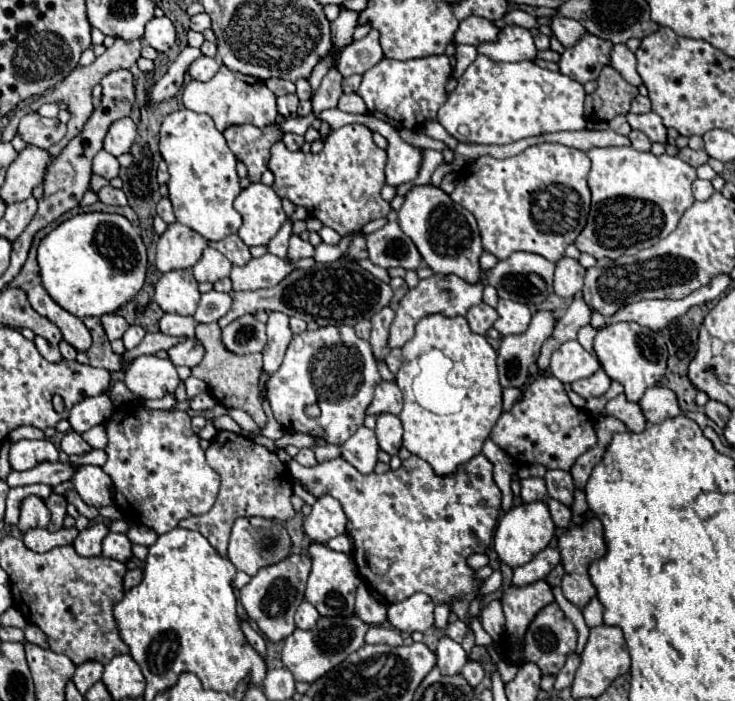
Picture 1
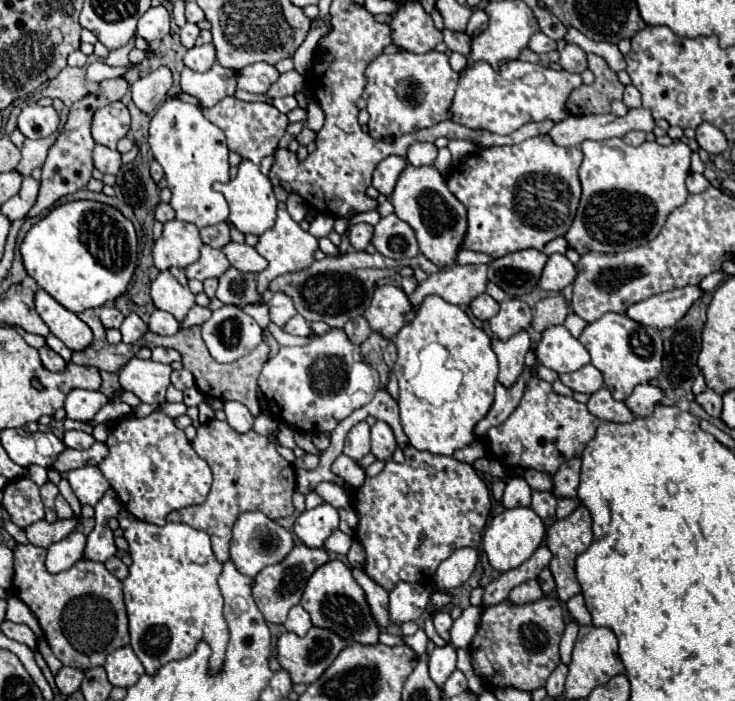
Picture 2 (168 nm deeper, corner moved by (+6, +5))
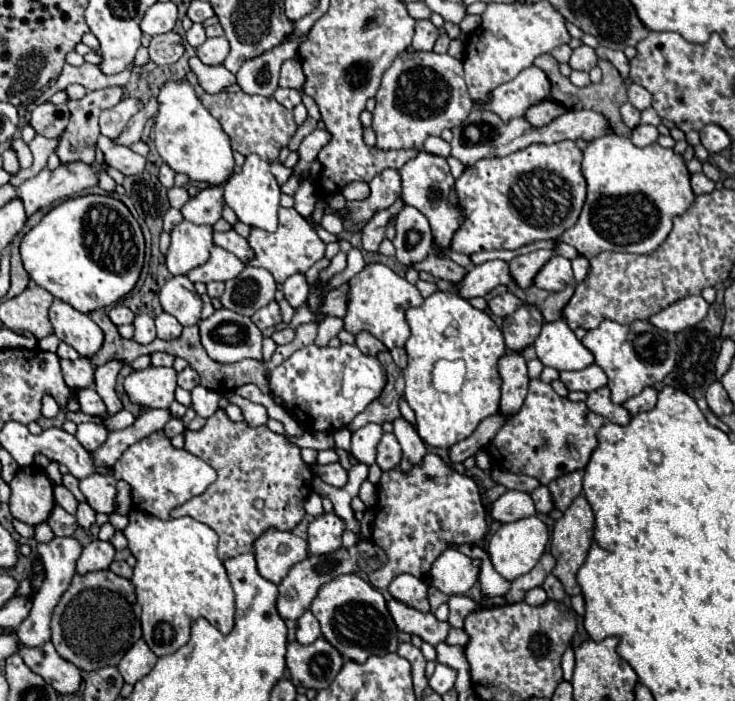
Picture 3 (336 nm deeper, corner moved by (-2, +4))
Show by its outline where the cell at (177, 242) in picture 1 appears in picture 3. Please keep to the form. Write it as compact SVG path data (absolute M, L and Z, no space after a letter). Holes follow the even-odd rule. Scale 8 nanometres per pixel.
M183 220L171 232L171 244L165 254L167 270L173 276L187 274L189 270L193 270L209 260L211 248L213 248L211 226L195 226L191 222Z

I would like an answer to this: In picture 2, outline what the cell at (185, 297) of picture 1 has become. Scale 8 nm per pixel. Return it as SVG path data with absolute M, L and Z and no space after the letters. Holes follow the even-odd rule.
M161 271L151 283L151 299L157 309L171 313L179 323L195 305L195 295L189 291L189 287L179 285L169 271Z

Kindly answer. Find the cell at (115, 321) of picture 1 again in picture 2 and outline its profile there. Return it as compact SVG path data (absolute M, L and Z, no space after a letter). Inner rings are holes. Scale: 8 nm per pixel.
M101 307L97 313L99 313L99 319L105 325L105 329L111 329L111 327L117 329L121 325L121 321L125 319L123 313L119 309L115 309L115 307Z

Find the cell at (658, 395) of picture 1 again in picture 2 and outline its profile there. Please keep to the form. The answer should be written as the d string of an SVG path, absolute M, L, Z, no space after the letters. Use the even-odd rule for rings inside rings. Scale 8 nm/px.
M643 383L643 385L637 385L633 389L633 393L623 401L629 411L633 415L639 415L639 417L649 417L655 409L655 403L663 401L663 391L655 385L649 385L649 383Z

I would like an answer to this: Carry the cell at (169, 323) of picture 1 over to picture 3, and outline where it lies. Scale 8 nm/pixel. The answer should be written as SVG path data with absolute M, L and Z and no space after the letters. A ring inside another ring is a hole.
M163 312L155 318L155 324L157 324L157 338L161 340L173 340L181 334L183 326L177 322L177 318L173 318L171 314Z

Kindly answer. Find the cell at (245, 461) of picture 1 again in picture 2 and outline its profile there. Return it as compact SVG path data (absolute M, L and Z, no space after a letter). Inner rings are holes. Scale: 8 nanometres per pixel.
M213 419L197 427L197 435L191 445L195 453L211 467L213 485L201 505L173 511L167 515L167 521L187 523L193 529L205 531L211 537L213 553L219 563L229 561L231 529L241 513L261 511L273 521L293 515L295 507L291 503L291 495L295 491L295 467L277 453L275 445L267 437L261 437L255 431L237 433L227 421Z

